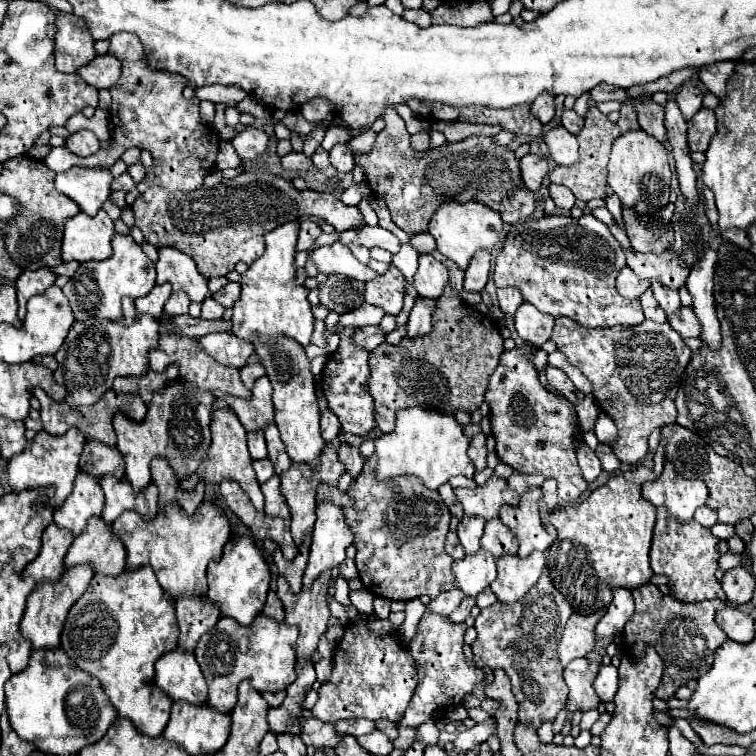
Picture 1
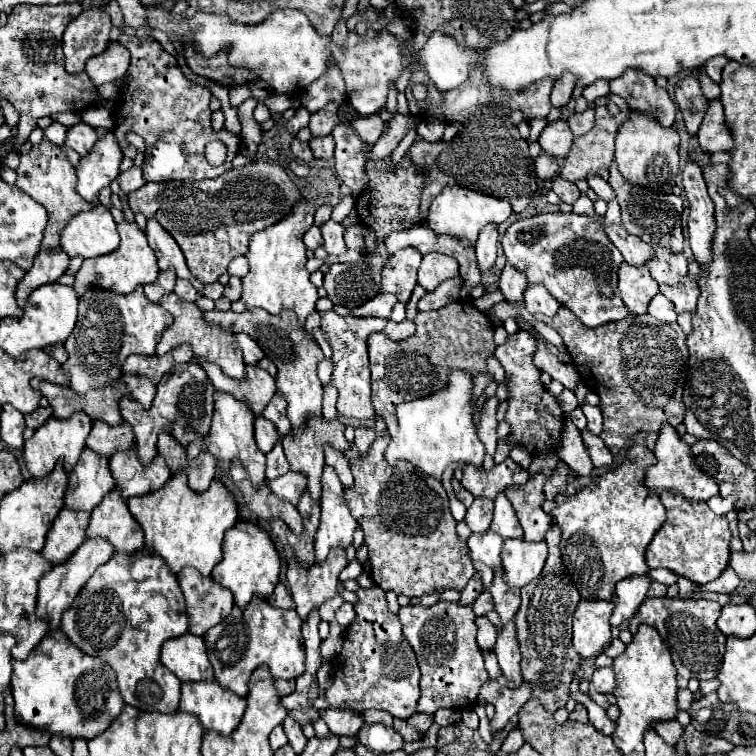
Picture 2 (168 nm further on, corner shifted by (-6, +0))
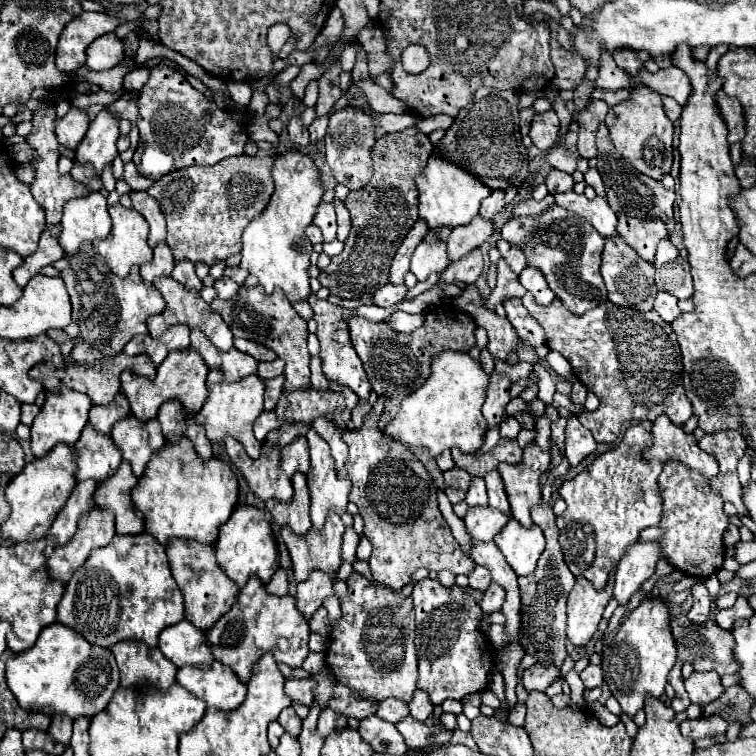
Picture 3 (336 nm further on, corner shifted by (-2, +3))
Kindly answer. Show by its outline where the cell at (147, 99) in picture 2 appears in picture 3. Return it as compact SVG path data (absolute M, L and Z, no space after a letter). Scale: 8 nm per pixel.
M160 62L138 94L140 118L136 122L142 138L142 176L158 180L172 170L188 166L214 166L228 156L242 156L248 132L230 112L218 108L178 72Z

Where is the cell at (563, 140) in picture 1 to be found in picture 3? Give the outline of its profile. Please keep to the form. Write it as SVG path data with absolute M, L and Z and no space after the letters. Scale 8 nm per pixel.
M548 110L540 116L534 116L532 126L530 126L530 138L534 146L542 152L550 150L558 142L558 116L554 110Z

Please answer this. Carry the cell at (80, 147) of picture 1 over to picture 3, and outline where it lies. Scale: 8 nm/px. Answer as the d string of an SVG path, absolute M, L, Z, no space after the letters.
M72 106L70 112L56 122L58 142L68 150L76 150L88 132L88 124L90 124L90 120L88 120L86 110Z

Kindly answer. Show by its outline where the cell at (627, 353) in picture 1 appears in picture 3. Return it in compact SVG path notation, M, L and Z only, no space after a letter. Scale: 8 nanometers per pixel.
M526 292L522 304L544 328L548 348L558 350L572 364L576 378L600 398L598 410L578 414L596 442L614 444L624 422L654 422L656 416L666 414L674 424L684 426L692 416L682 386L682 358L676 334L654 310L640 312L606 302L576 316L558 298L550 306L536 304L530 292Z

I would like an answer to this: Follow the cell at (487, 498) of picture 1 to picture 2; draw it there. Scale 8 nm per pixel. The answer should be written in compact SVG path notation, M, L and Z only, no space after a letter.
M512 459L502 461L500 465L494 465L490 471L484 471L482 467L466 465L464 467L464 477L462 485L474 495L474 497L488 497L494 499L500 491L504 491L512 483L526 483L528 481L528 471L516 465Z

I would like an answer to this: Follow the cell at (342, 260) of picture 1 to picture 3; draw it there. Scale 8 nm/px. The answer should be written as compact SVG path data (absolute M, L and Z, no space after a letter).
M320 204L314 216L314 224L322 230L324 242L334 242L336 240L336 214L334 214L334 204Z

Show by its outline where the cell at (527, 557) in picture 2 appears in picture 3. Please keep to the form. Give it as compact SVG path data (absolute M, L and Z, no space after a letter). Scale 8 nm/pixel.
M514 518L494 538L506 562L518 576L528 576L536 570L536 562L544 552L544 534L538 526L524 528Z

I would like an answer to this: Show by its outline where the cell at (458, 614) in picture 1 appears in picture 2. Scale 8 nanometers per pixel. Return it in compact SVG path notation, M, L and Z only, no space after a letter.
M484 591L476 601L474 601L474 613L480 617L480 615L486 615L488 611L494 609L494 601L492 601L492 595L488 591Z

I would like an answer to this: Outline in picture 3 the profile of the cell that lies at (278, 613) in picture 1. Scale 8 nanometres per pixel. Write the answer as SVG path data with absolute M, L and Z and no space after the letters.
M278 568L270 580L270 584L266 584L266 590L274 596L286 596L288 594L288 576L284 568Z

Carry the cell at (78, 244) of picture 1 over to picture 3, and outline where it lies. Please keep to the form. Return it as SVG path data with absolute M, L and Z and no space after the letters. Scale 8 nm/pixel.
M92 192L86 198L68 200L60 226L60 246L70 256L76 254L82 244L106 238L112 230L106 198L100 192Z

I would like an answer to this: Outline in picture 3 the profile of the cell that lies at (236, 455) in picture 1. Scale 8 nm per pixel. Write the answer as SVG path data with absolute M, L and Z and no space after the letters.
M210 370L210 374L208 374L208 392L210 394L208 394L202 410L192 420L206 428L206 438L210 442L222 442L228 436L232 436L246 448L248 456L256 460L262 452L262 444L254 438L252 424L258 418L258 414L264 410L262 408L264 382L258 376L250 376L240 382L222 382L218 378L222 378L220 370Z

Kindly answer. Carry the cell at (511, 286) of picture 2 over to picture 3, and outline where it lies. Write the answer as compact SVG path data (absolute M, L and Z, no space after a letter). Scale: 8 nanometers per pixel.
M498 240L498 250L500 250L500 256L506 260L506 264L512 268L512 272L518 276L524 268L526 268L526 256L520 252L518 246L506 242L506 240Z

